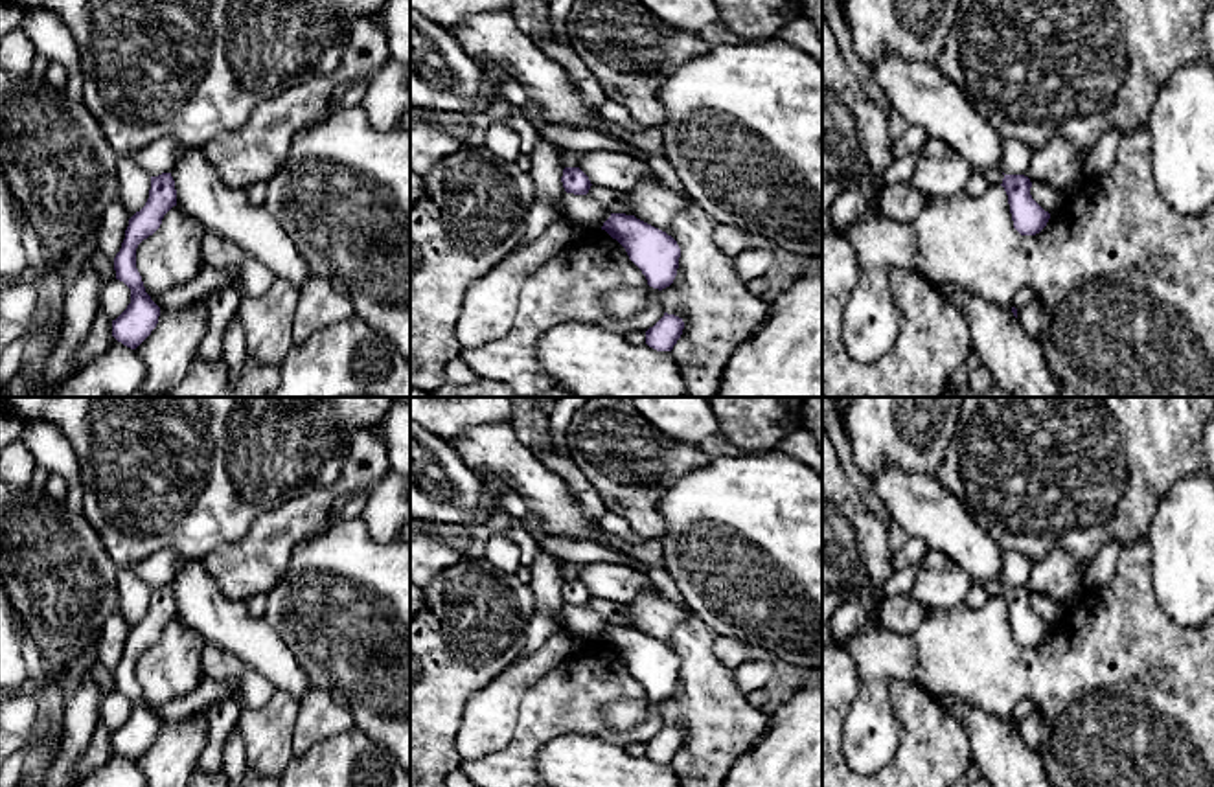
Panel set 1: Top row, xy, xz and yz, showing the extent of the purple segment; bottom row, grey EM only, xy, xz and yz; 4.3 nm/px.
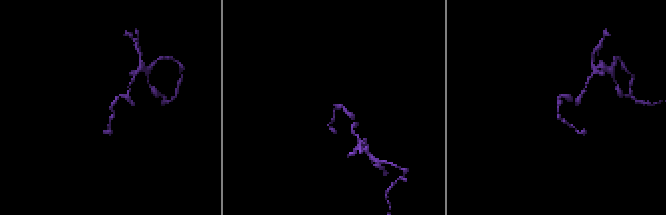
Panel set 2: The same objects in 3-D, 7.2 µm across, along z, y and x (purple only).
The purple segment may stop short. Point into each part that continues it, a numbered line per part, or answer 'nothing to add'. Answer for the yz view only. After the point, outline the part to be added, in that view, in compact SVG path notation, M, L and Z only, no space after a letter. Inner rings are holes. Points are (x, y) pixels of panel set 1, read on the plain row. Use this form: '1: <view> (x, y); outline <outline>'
1: yz (992, 589); outline M982 583L980 587L984 588L984 592L990 599L1001 598L1002 590L1004 590L1004 587L1001 583Z

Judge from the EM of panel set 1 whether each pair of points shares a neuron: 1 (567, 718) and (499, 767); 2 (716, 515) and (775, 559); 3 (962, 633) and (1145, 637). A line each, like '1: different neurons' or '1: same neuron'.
1: same neuron
2: same neuron
3: same neuron

